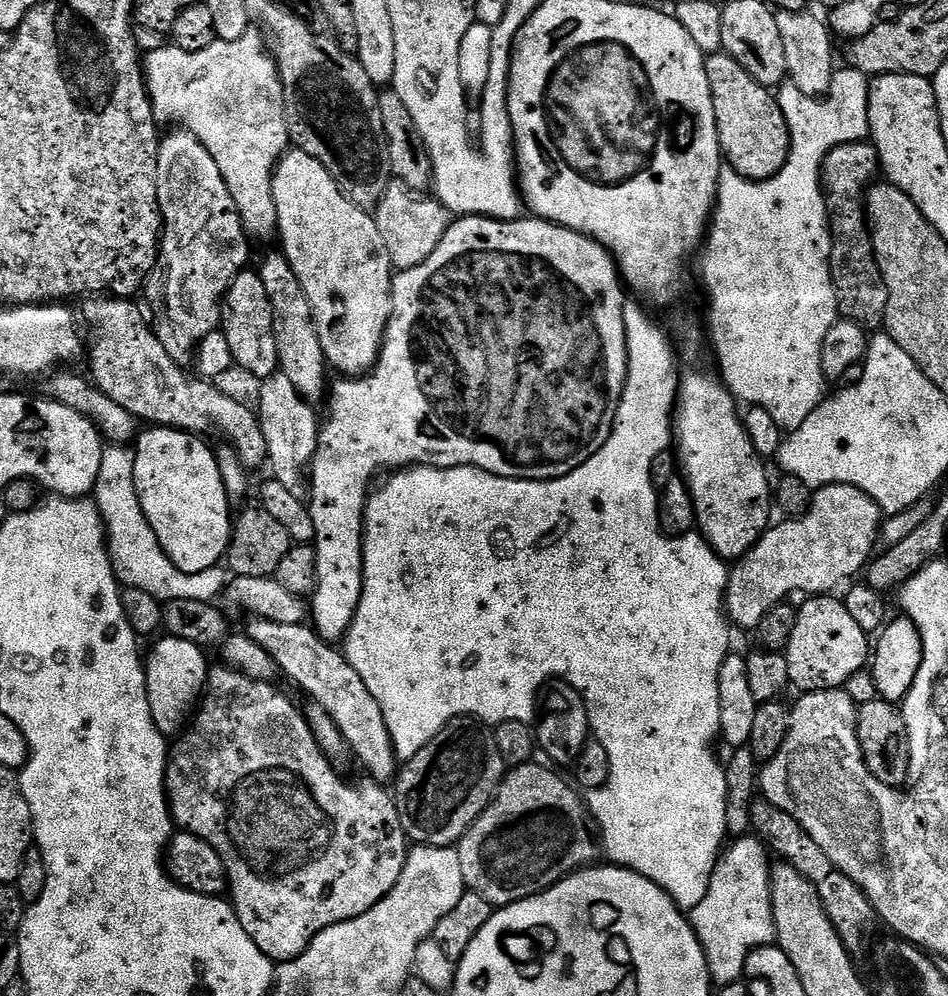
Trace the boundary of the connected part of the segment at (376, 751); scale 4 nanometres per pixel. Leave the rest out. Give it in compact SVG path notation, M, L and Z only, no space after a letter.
M261 616L251 617L247 621L246 635L270 658L274 658L277 669L284 672L332 719L334 727L340 731L342 739L348 743L356 760L365 768L365 773L392 772L398 768L396 753L392 750L392 741L388 739L388 731L382 718L382 706L366 690L366 682L358 678L358 670L350 666L339 647L320 639L315 628L307 623L286 626L286 622L270 622Z

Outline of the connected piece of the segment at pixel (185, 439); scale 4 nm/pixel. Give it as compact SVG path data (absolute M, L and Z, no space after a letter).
M152 426L144 431L139 433L134 444L136 453L134 482L138 498L142 502L142 514L146 514L150 530L154 530L154 538L158 538L170 562L174 562L174 566L186 574L198 574L202 570L217 567L228 555L234 508L229 501L226 486L222 482L222 474L213 449L208 449L200 441L203 439L199 435L186 432L183 428Z

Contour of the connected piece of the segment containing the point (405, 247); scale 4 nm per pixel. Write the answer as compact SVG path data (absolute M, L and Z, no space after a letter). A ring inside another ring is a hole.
M399 182L389 183L384 197L374 209L374 219L390 254L392 267L396 270L413 268L426 262L426 258L434 254L438 242L442 242L450 223L449 213L439 200L414 192Z

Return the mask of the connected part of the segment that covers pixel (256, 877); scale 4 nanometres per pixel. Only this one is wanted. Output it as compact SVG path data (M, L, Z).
M219 666L220 668L213 667L208 673L208 683L204 685L204 695L198 704L198 711L191 717L190 723L185 727L182 735L171 745L168 754L168 768L164 771L164 791L168 794L168 811L171 812L172 818L177 829L194 834L198 838L202 838L210 846L214 846L214 850L222 858L224 863L224 870L228 875L228 886L226 889L227 895L230 897L232 909L236 911L238 922L242 922L242 930L246 930L246 934L250 934L250 938L254 942L254 946L258 946L258 950L262 950L262 954L266 954L268 959L273 962L283 962L285 960L293 960L295 956L301 956L303 952L310 946L310 942L322 930L326 930L335 924L346 922L350 918L358 918L362 914L366 914L366 910L370 910L378 902L382 902L382 898L386 898L386 894L390 894L390 890L394 890L394 886L398 882L398 878L402 876L402 870L406 864L406 858L410 851L410 841L404 835L402 830L402 822L398 818L398 810L396 809L396 801L393 793L388 792L380 784L375 784L375 779L364 778L361 784L347 784L338 773L332 769L330 761L324 757L324 752L320 749L320 744L316 741L316 736L312 733L312 728L308 725L306 717L300 713L300 708L283 692L280 688L275 688L275 683L266 680L255 680L249 676L244 676L240 672L235 672L234 669L227 666Z

